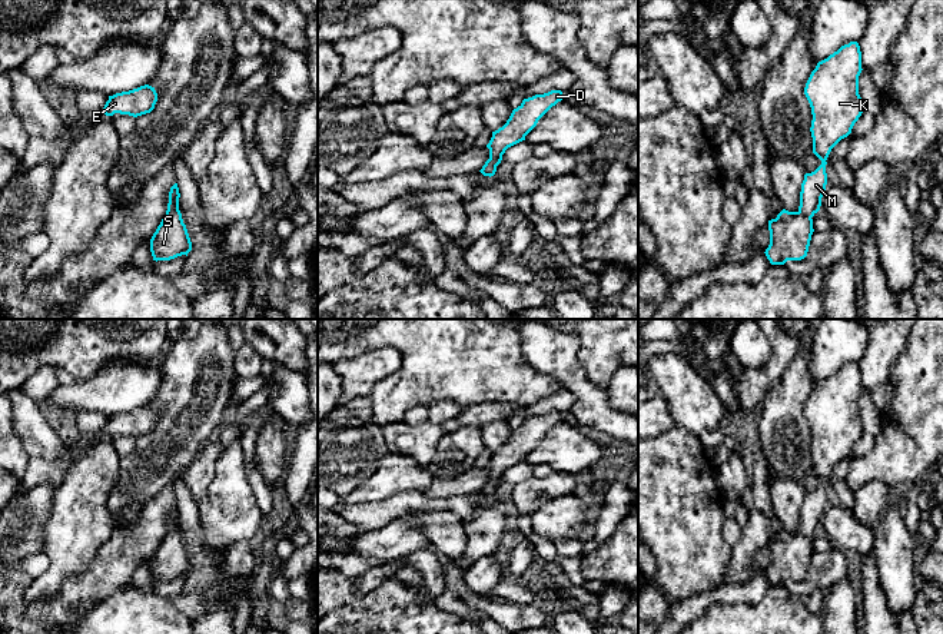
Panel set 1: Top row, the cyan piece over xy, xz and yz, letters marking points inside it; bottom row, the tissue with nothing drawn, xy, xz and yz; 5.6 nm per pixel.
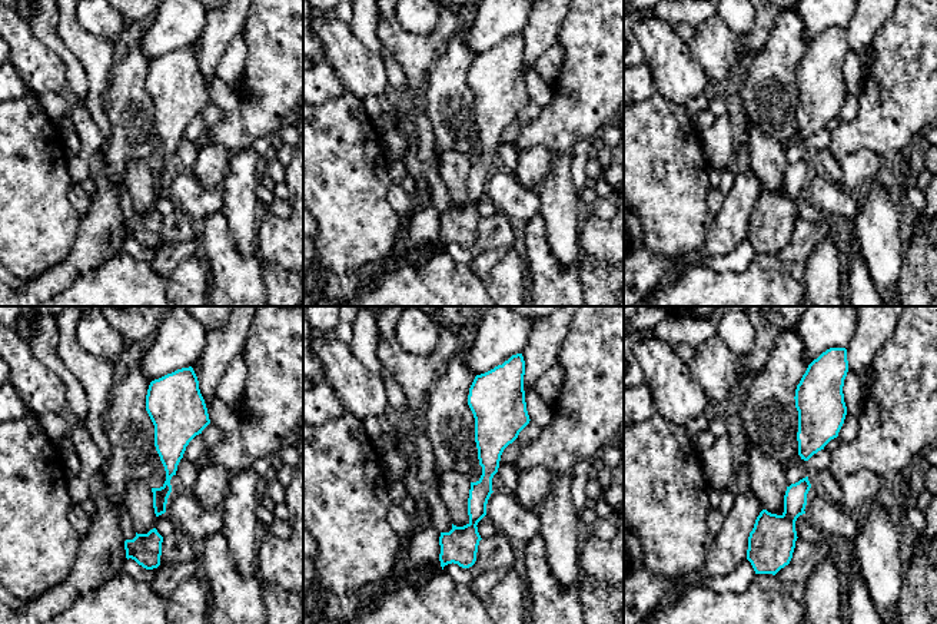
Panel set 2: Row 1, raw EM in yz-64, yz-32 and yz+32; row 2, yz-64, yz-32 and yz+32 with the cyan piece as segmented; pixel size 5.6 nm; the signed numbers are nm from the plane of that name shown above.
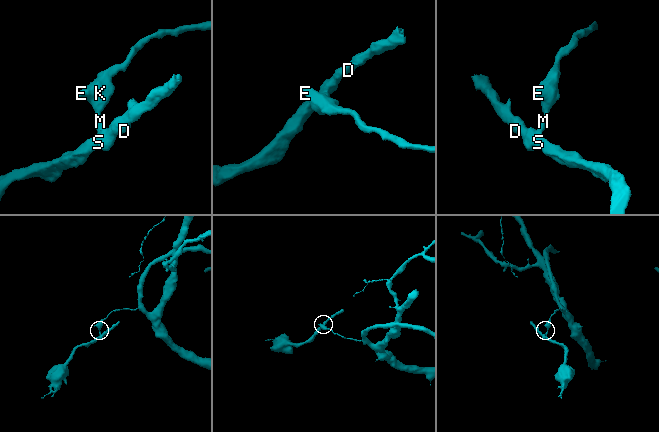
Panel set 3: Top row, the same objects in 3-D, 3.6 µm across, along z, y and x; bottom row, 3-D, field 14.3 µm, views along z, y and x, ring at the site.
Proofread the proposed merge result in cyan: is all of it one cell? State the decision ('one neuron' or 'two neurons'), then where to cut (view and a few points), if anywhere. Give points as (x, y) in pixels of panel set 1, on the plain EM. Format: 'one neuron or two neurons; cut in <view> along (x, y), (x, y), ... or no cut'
two neurons; cut in xy along (178, 528), (166, 534)

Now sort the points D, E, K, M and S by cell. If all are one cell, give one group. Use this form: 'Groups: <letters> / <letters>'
Groups: D S / E K M

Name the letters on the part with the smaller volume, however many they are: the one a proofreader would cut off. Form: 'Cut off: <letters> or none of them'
Cut off: D, S

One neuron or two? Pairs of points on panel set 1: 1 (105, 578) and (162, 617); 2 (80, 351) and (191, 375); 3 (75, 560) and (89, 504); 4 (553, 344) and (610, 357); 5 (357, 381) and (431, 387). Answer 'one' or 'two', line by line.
1: two
2: two
3: one
4: two
5: two

